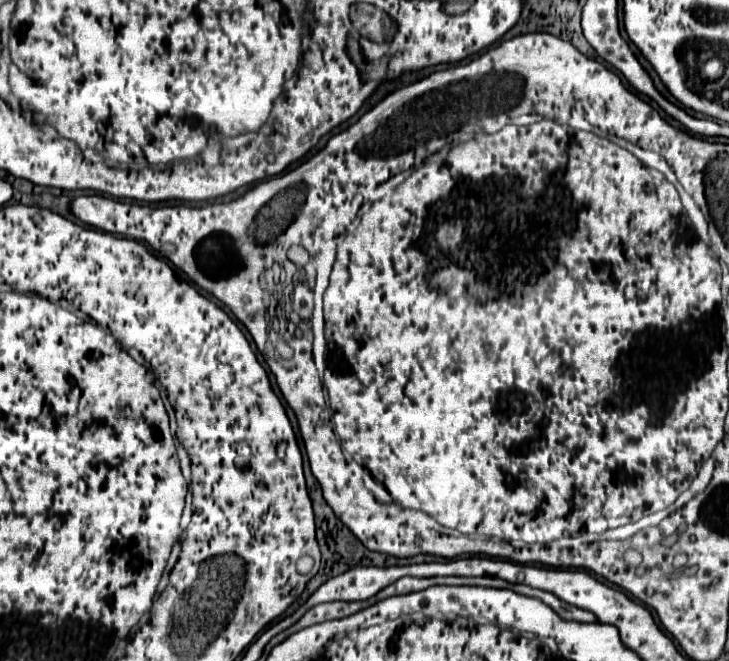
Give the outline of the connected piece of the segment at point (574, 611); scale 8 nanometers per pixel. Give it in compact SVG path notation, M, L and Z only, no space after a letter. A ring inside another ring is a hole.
M511 584L509 586L513 592L517 594L523 594L523 596L531 596L531 598L537 598L541 602L545 602L549 608L553 608L561 618L565 620L579 620L579 622L597 622L595 614L587 612L587 610L581 610L577 606L571 606L559 598L555 598L553 594L549 592L543 592L543 590L535 590L535 588L529 588L529 586L523 586L523 584Z

